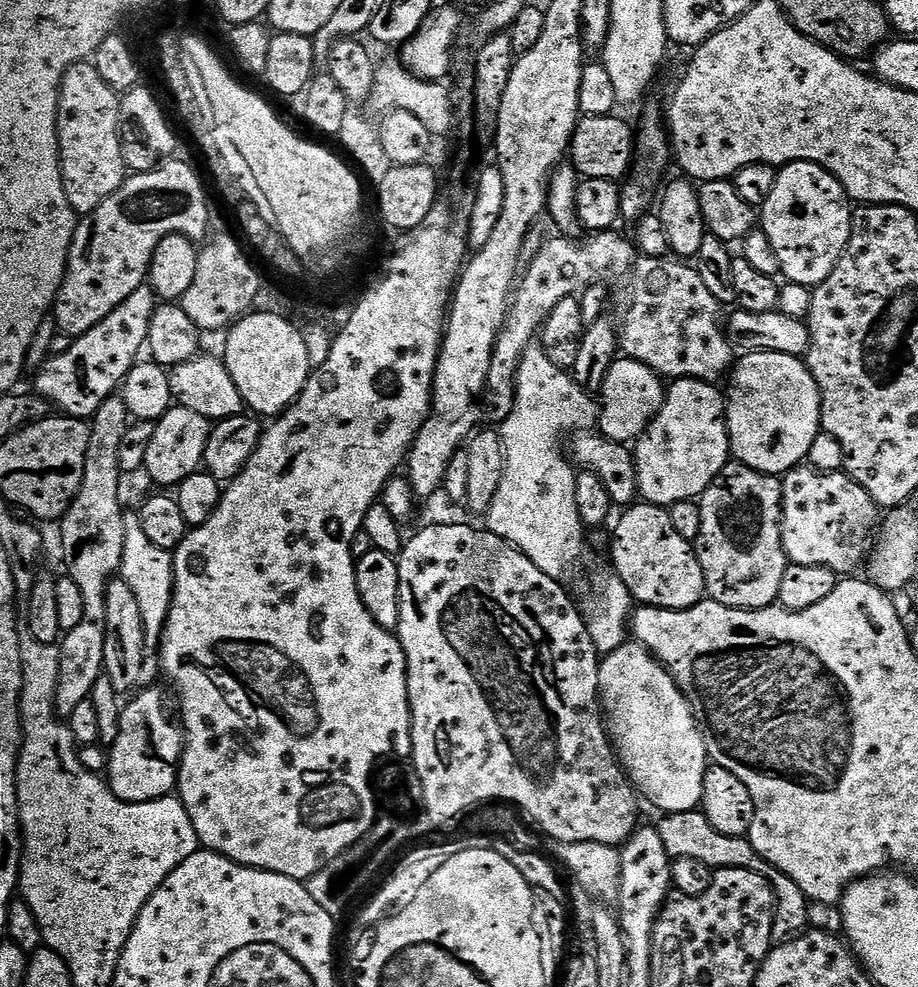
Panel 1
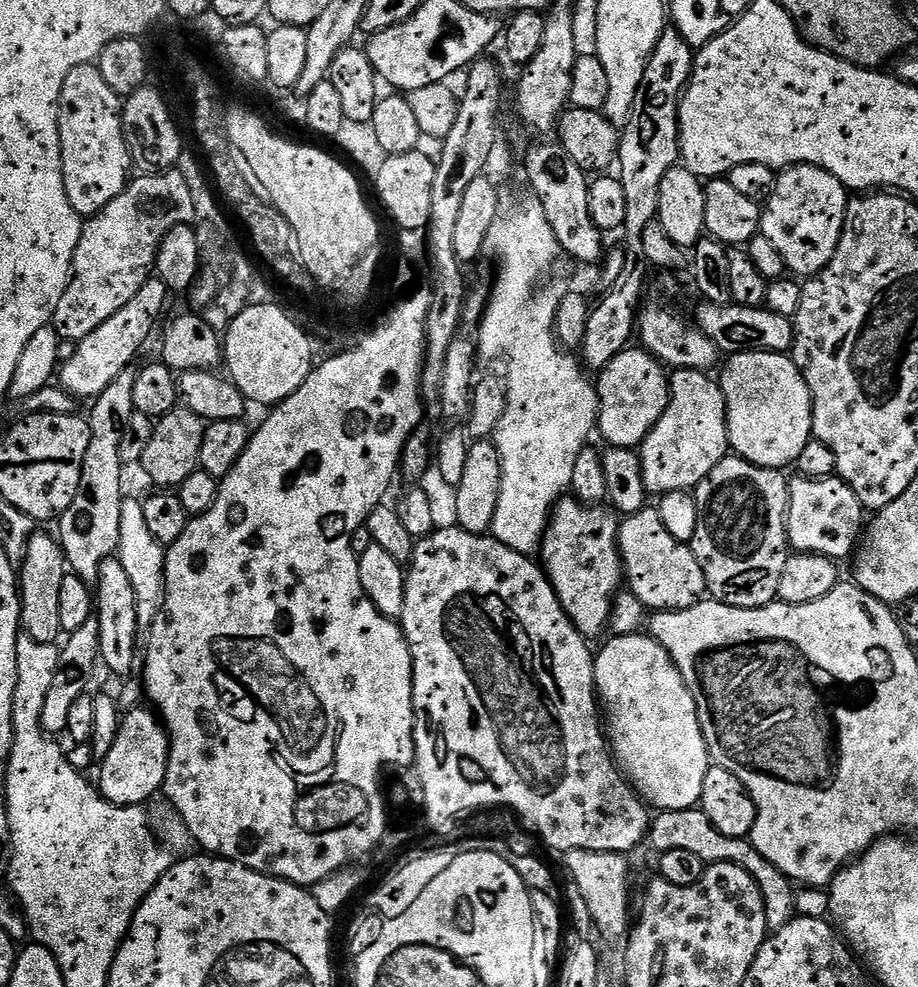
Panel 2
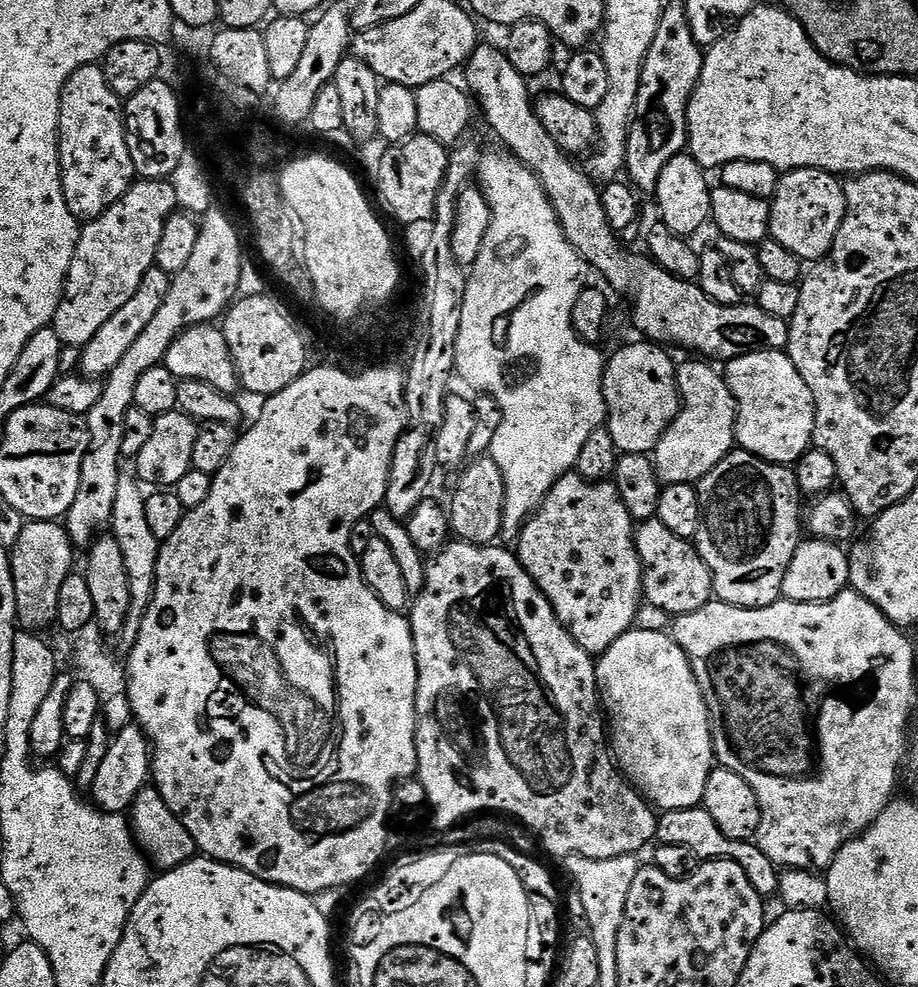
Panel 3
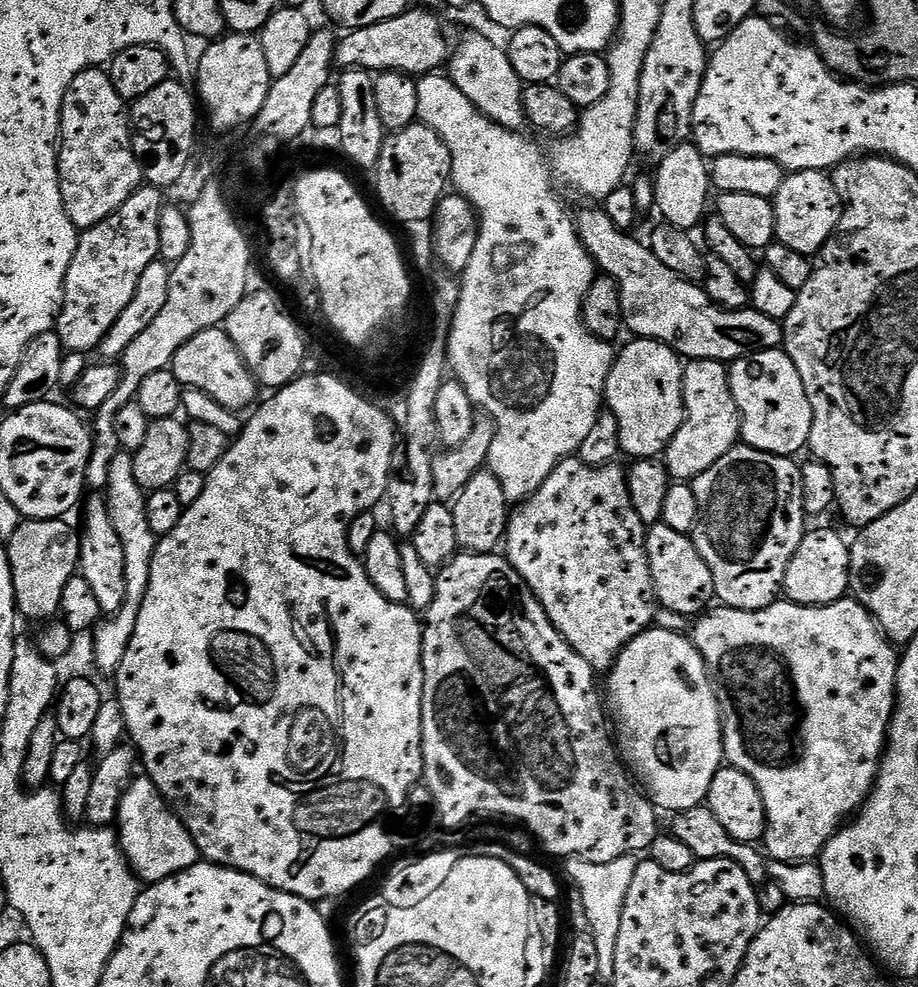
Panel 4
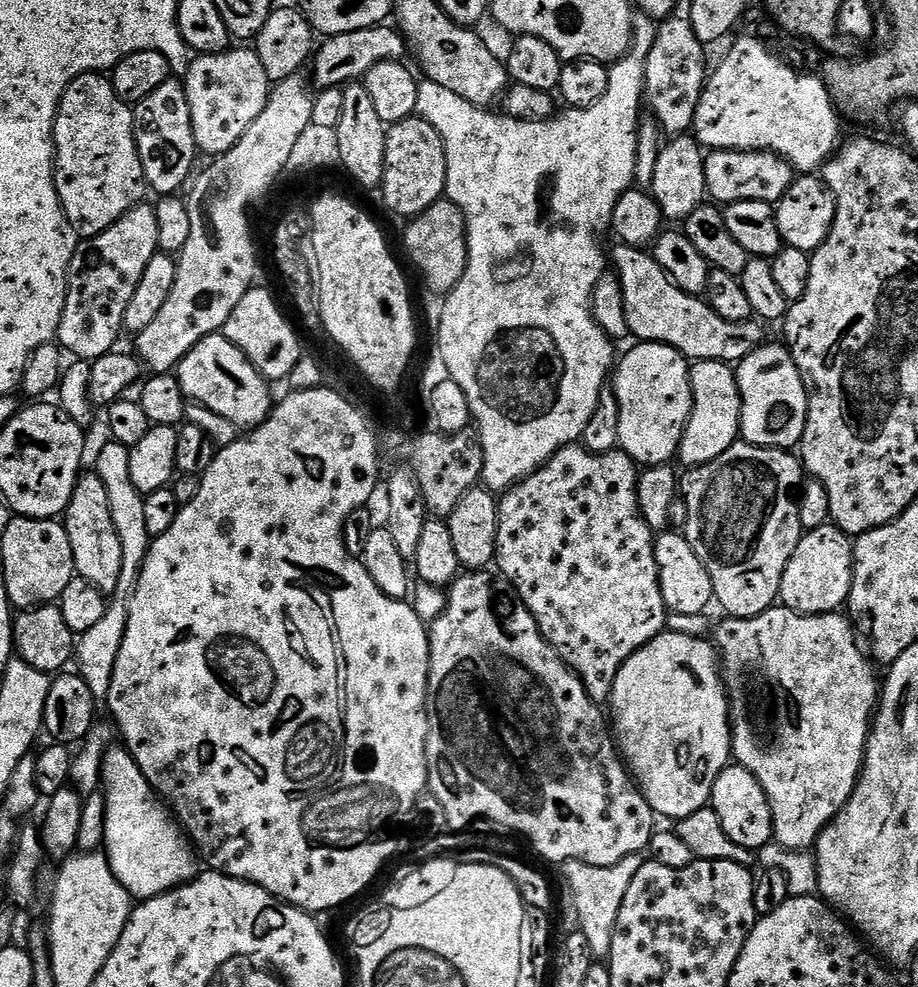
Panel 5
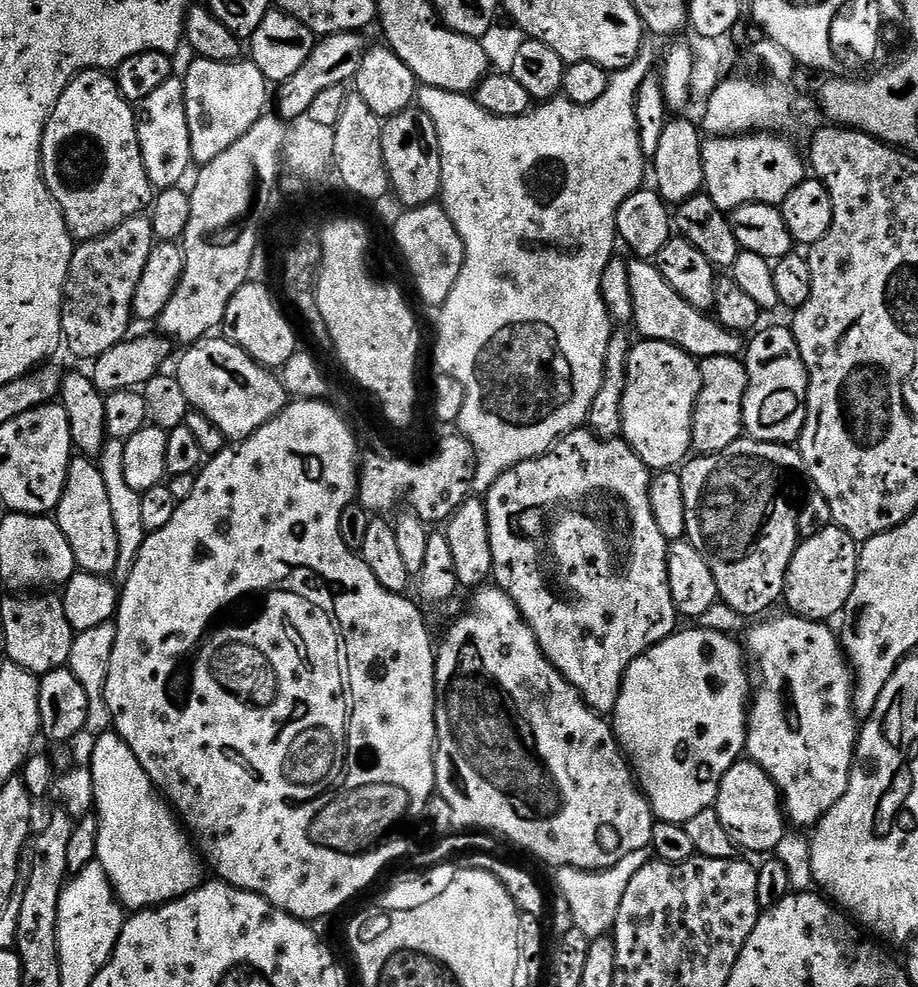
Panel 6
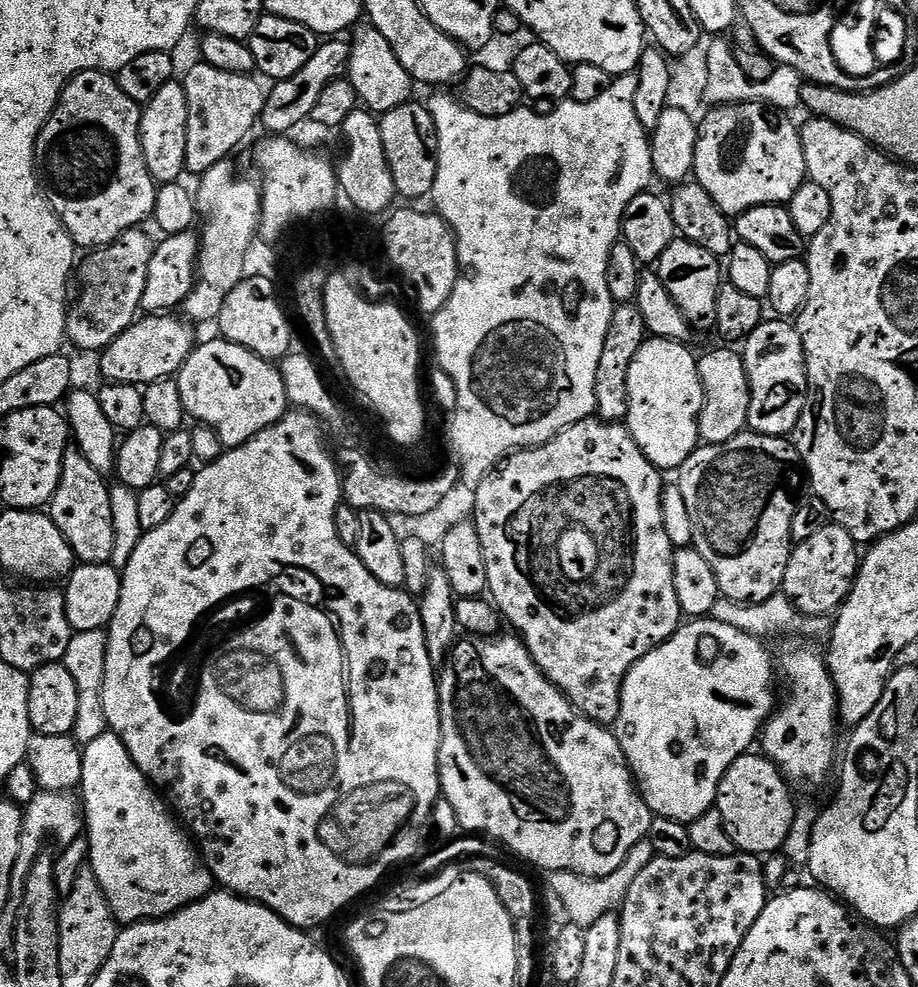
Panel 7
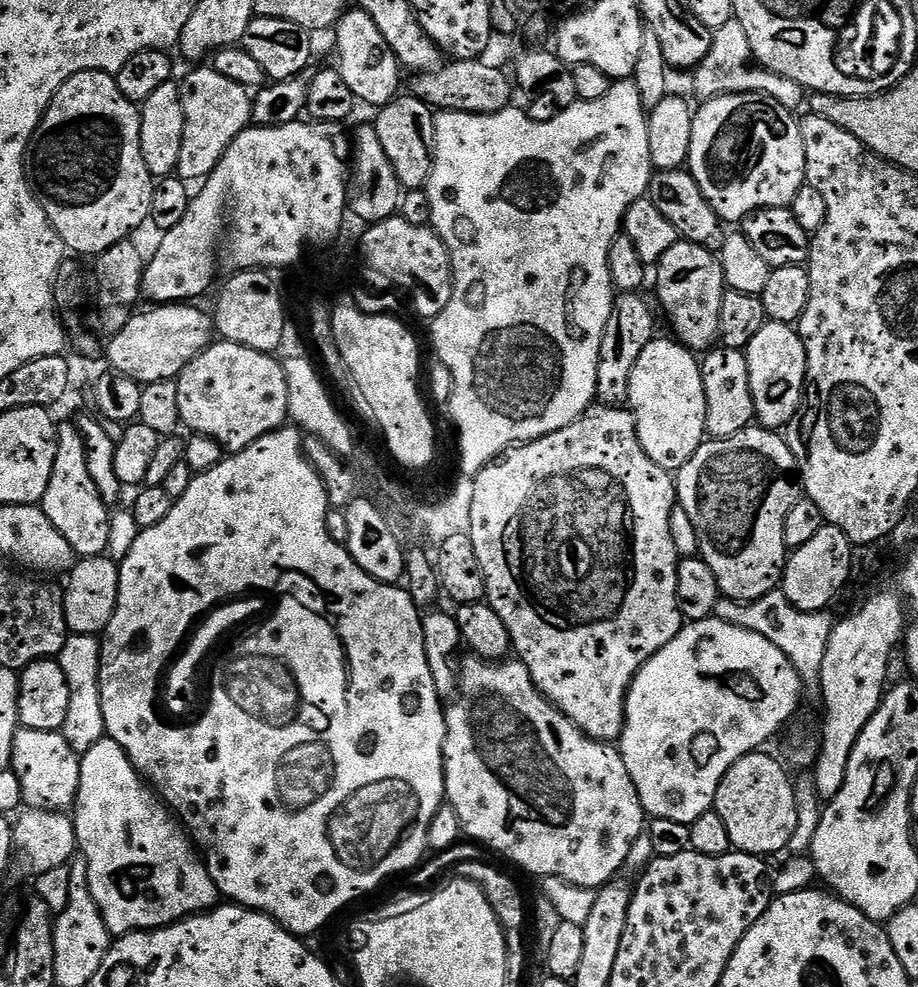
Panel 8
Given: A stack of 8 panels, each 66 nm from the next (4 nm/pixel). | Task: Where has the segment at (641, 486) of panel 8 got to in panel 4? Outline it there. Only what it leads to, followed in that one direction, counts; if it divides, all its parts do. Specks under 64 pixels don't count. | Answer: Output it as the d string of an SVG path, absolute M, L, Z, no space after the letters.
M569 458L562 461L550 474L550 478L546 478L546 482L542 482L542 486L533 496L529 496L528 499L519 501L515 505L514 511L508 518L508 530L506 533L506 549L508 548L506 559L511 562L512 569L526 582L528 591L538 598L538 602L546 610L546 614L550 618L550 622L558 630L558 634L562 634L562 638L566 638L568 645L578 654L582 654L582 658L586 658L586 662L590 662L593 672L597 674L607 673L611 670L620 656L620 651L635 636L640 636L653 627L658 609L656 592L652 589L648 551L644 545L646 526L642 522L642 518L638 518L638 510L634 510L634 502L630 498L625 469L616 467L615 463L603 466L587 464L579 460L579 458Z

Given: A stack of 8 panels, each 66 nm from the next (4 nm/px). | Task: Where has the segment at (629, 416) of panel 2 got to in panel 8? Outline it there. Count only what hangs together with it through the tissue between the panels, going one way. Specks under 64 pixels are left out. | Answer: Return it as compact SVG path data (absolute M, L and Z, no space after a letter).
M653 338L642 350L642 358L634 366L634 374L630 374L630 398L628 404L633 416L636 417L636 433L642 442L642 450L662 470L673 474L679 472L690 458L706 442L706 433L708 430L708 406L706 404L706 386L702 382L700 373L701 361L697 353L690 348L685 348L679 340L669 338L669 340L660 340Z

